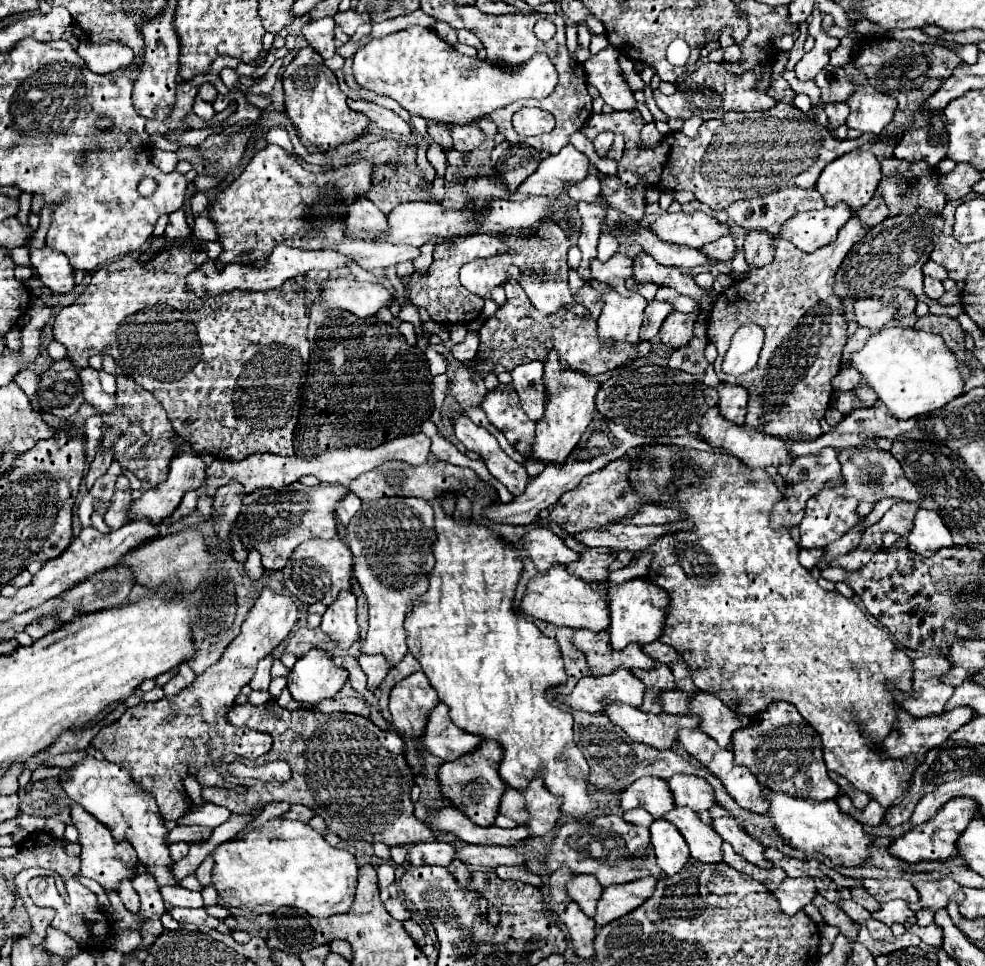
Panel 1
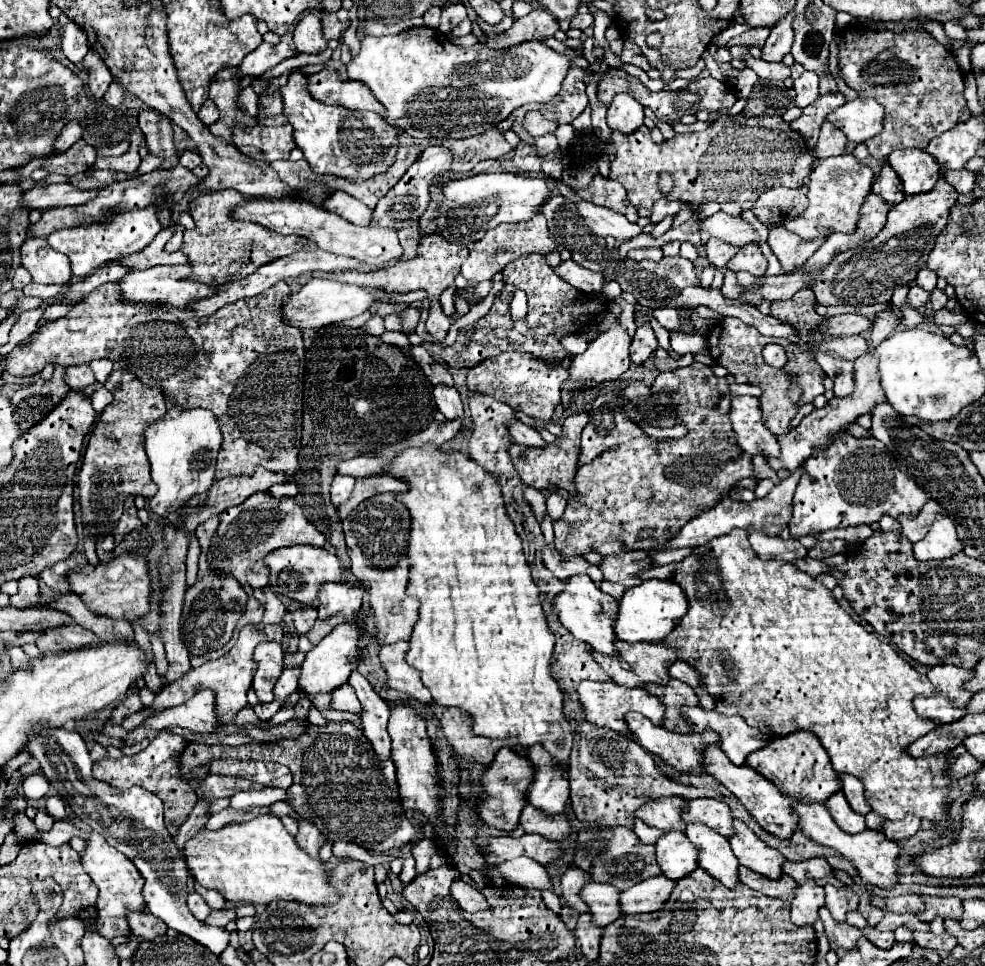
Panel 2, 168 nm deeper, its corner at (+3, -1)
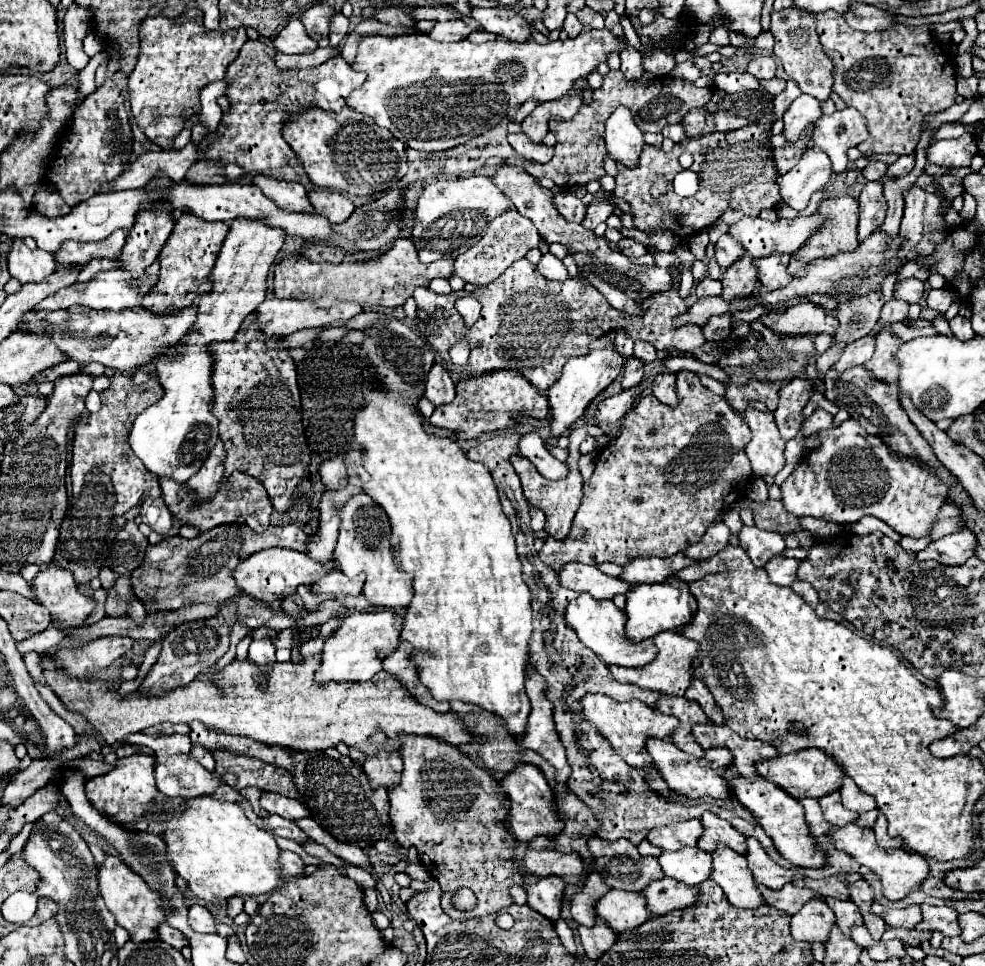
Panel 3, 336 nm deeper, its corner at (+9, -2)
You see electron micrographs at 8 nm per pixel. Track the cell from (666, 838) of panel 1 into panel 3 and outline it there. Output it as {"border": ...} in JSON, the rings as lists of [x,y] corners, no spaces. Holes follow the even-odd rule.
{"border":[[[683,847],[679,851],[663,851],[659,867],[667,877],[687,885],[699,885],[711,877],[711,855],[697,847]]]}

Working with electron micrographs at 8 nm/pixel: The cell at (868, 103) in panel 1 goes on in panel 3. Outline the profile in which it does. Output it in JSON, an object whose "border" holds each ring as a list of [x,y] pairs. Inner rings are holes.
{"border":[[[853,107],[823,115],[815,129],[815,149],[825,151],[833,163],[835,173],[845,173],[849,159],[847,149],[857,147],[869,137],[865,119]]]}

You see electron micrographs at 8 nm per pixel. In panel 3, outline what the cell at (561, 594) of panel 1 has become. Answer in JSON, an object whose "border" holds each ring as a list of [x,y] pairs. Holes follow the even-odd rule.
{"border":[[[581,593],[577,599],[573,599],[567,605],[565,619],[575,629],[581,643],[585,643],[591,651],[595,651],[599,655],[599,659],[603,659],[605,663],[615,663],[615,665],[623,665],[623,667],[643,667],[643,665],[651,663],[659,653],[659,649],[655,649],[655,643],[651,639],[635,643],[629,637],[625,637],[623,629],[625,629],[627,617],[623,617],[623,611],[619,607],[615,607],[613,601],[607,601],[607,599],[597,601],[589,593]]]}

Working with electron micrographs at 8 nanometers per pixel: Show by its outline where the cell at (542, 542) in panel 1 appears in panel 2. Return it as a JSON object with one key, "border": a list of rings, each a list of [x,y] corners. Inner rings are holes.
{"border":[[[547,544],[541,552],[545,568],[549,568],[559,580],[567,580],[575,574],[587,574],[597,584],[603,580],[599,566],[589,564],[583,556],[561,556],[561,552],[557,552],[553,544]]]}

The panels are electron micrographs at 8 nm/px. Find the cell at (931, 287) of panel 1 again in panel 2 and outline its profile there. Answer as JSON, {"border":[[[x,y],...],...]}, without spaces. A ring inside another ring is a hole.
{"border":[[[911,286],[911,288],[909,288],[909,294],[907,294],[907,302],[909,302],[913,308],[925,306],[925,304],[929,302],[929,292],[925,292],[923,288]]]}

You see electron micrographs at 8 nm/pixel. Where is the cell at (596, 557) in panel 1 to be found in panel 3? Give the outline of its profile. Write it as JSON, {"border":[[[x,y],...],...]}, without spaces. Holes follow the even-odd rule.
{"border":[[[677,553],[675,557],[667,557],[667,559],[659,559],[659,557],[651,557],[651,559],[633,559],[623,567],[623,575],[621,579],[631,583],[631,585],[639,585],[639,583],[661,583],[665,581],[669,575],[679,573],[681,569],[695,565],[697,559],[687,557],[685,553]]]}

